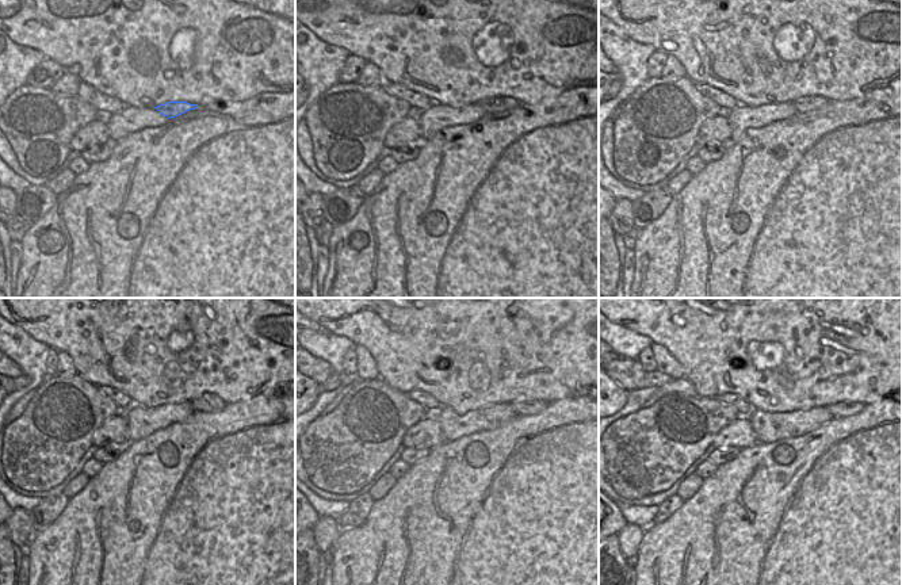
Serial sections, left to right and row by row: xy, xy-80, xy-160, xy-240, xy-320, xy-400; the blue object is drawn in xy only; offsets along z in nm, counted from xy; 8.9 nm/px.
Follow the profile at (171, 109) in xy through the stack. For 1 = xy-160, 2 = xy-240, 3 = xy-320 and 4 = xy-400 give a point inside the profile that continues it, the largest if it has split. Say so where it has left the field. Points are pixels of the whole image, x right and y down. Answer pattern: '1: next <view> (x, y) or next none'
1: next xy-160 (806, 103)
2: next xy-240 (209, 402)
3: next xy-320 (523, 406)
4: next xy-400 (843, 409)

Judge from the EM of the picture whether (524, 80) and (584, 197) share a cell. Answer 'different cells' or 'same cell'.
different cells

